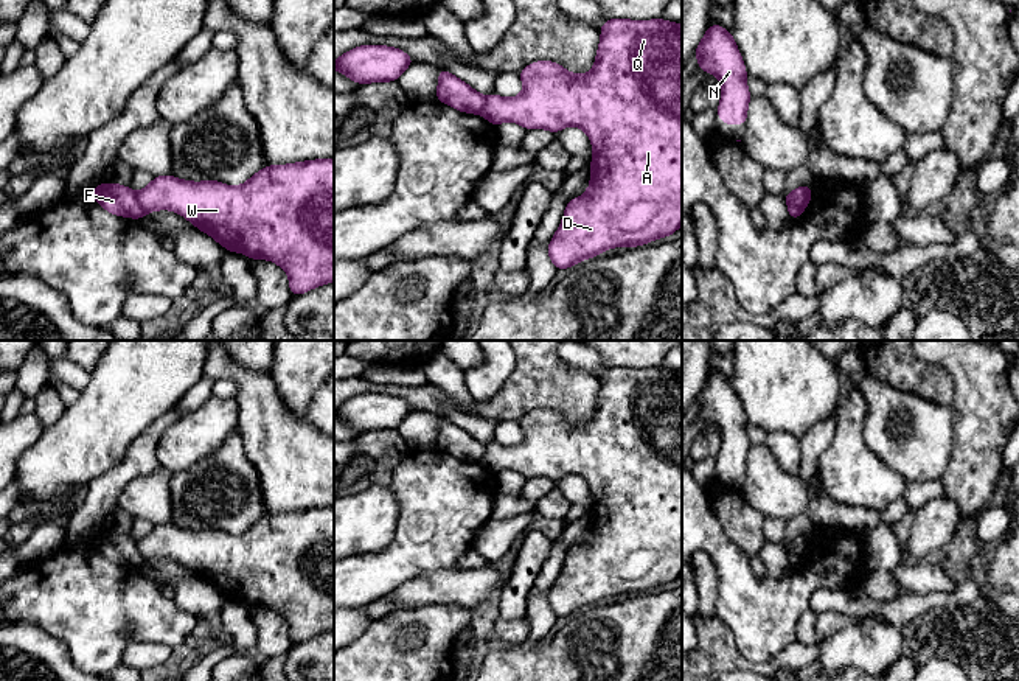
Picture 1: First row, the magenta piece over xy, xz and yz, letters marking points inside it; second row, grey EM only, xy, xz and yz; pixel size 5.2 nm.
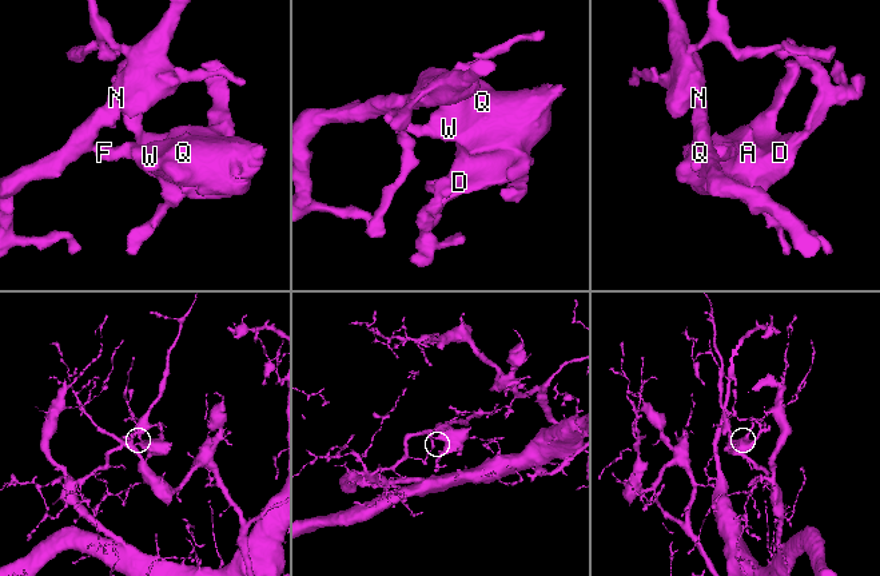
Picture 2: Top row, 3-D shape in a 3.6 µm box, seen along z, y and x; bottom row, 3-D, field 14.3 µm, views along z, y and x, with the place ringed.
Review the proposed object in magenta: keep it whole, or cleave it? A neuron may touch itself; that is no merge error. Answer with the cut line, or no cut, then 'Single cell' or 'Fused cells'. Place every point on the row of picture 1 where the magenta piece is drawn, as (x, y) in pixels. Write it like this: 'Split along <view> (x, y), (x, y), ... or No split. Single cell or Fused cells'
Split along xy (134, 193), (145, 213). Fused cells

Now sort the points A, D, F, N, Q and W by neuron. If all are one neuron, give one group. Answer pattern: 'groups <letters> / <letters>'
groups A D Q W / F N

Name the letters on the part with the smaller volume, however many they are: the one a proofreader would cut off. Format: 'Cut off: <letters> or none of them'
Cut off: A, D, Q, W

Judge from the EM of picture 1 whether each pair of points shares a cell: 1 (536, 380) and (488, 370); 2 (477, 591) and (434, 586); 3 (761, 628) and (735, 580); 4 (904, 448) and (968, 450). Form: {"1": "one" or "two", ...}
{"1": "two", "2": "one", "3": "one", "4": "two"}

